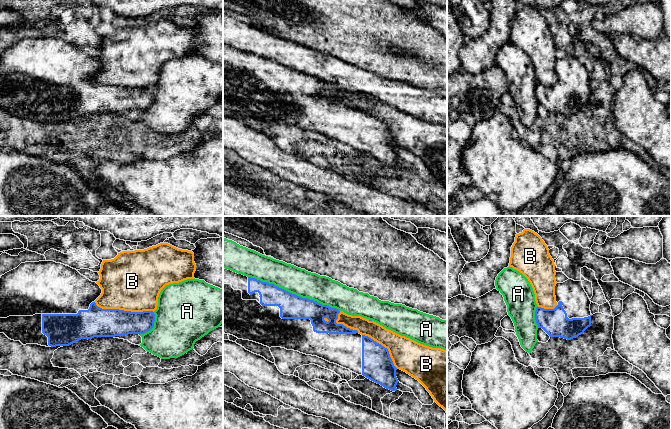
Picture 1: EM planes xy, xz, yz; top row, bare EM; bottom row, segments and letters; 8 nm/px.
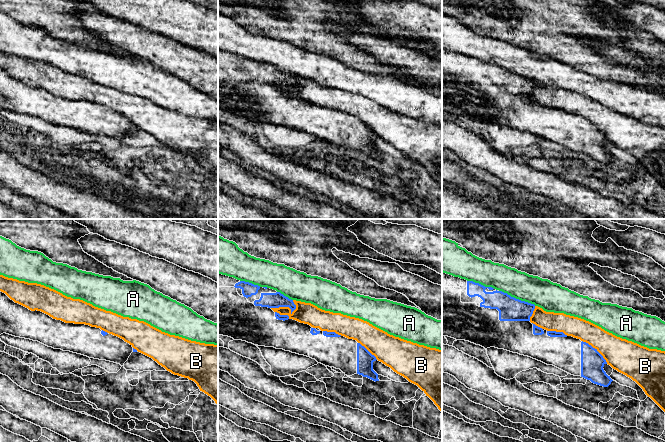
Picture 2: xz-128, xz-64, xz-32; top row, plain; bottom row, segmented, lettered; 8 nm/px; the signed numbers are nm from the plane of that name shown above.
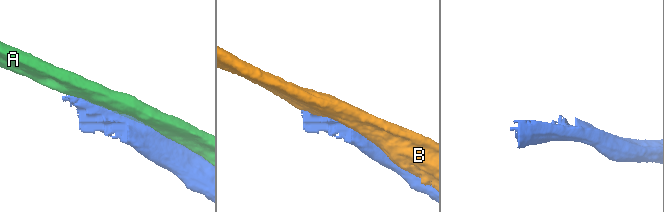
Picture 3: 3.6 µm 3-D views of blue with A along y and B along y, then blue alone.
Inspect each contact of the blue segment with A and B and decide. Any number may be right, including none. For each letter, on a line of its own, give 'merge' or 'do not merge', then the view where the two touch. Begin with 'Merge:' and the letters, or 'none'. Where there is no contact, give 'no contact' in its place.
Merge: none
A: do not merge; contact in xz
B: do not merge; contact in xy

